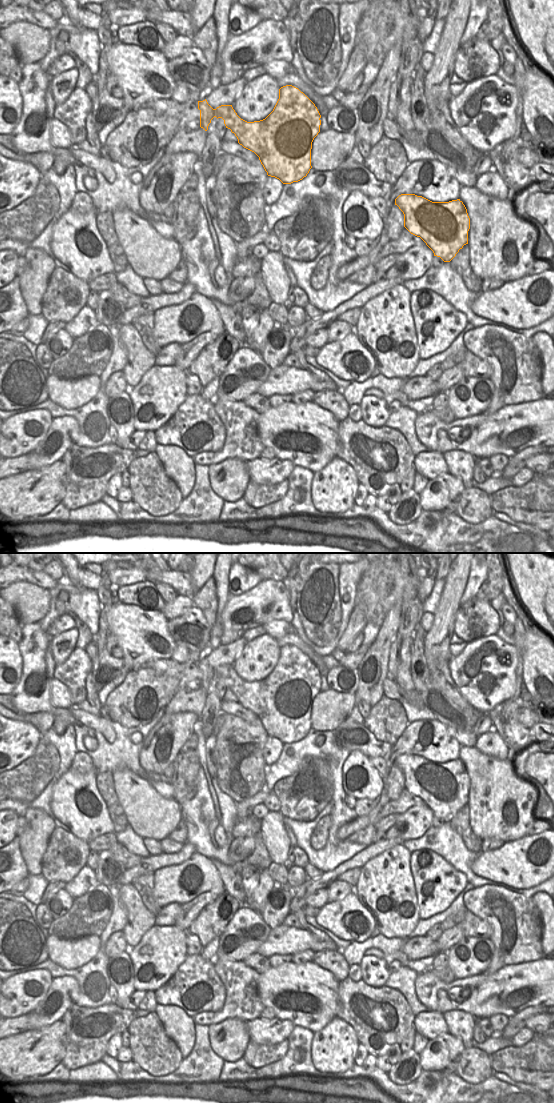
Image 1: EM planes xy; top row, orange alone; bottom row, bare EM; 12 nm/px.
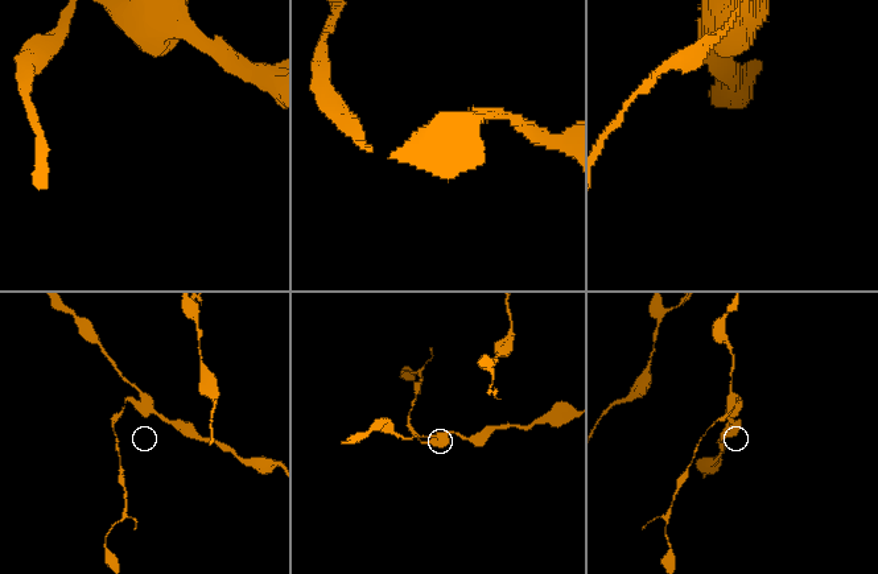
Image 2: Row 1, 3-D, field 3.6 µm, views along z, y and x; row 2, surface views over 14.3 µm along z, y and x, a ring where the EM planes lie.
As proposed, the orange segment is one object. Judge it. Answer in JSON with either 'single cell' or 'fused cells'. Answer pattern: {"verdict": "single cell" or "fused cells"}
{"verdict": "fused cells"}

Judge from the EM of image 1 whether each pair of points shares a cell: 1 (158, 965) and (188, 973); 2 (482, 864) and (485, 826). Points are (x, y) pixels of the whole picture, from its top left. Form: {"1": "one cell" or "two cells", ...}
{"1": "two cells", "2": "two cells"}

